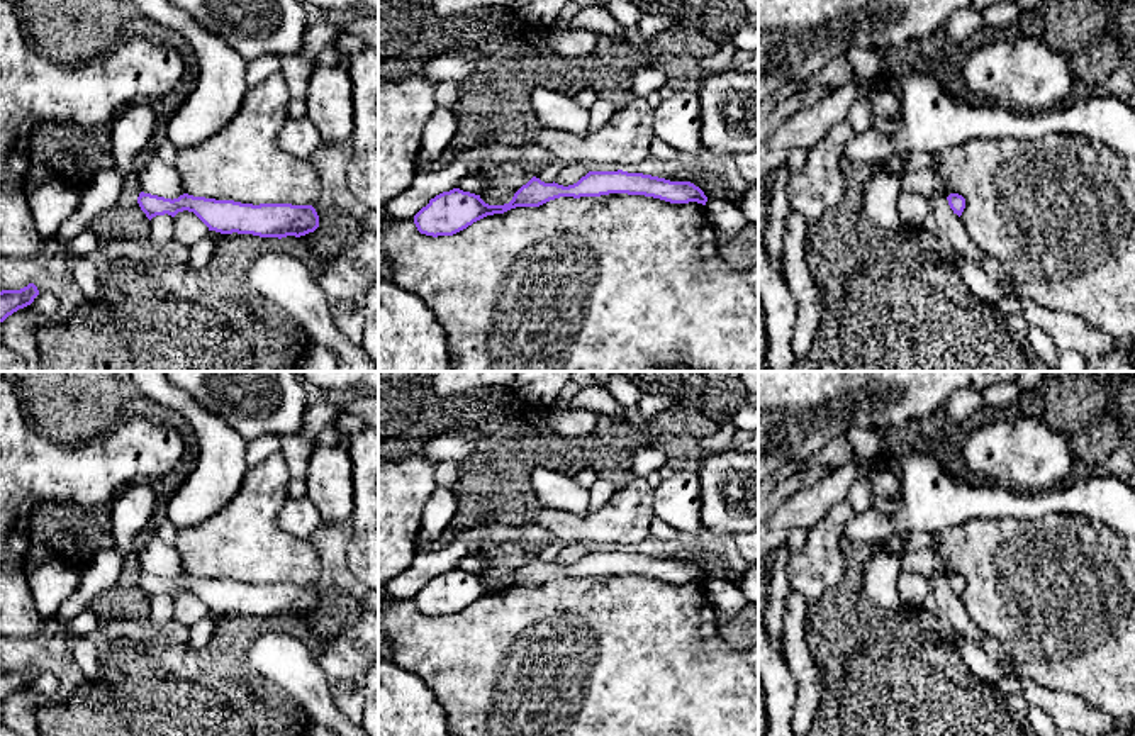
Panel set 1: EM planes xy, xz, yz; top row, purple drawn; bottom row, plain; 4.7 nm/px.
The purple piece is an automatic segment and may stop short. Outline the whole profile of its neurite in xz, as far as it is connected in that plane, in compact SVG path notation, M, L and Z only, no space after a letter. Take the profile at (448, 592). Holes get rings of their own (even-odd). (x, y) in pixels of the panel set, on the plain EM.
M623 549L589 551L568 566L555 561L545 563L533 556L514 573L512 580L504 585L489 585L480 575L453 568L431 578L429 583L414 595L414 604L417 611L426 616L453 616L487 595L504 594L516 587L540 587L560 577L580 578L609 573L645 575L670 583L697 582L706 585L707 582L704 572L691 561L670 561Z

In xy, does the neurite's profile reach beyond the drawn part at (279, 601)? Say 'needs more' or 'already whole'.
already whole

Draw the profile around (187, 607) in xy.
M188 590L178 592L173 597L173 616L178 622L192 626L209 614L209 607Z

